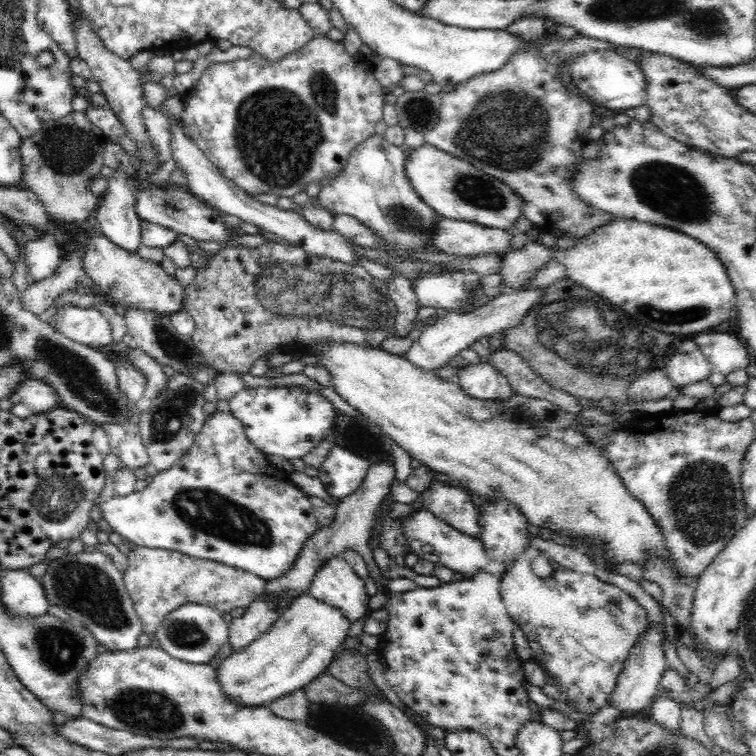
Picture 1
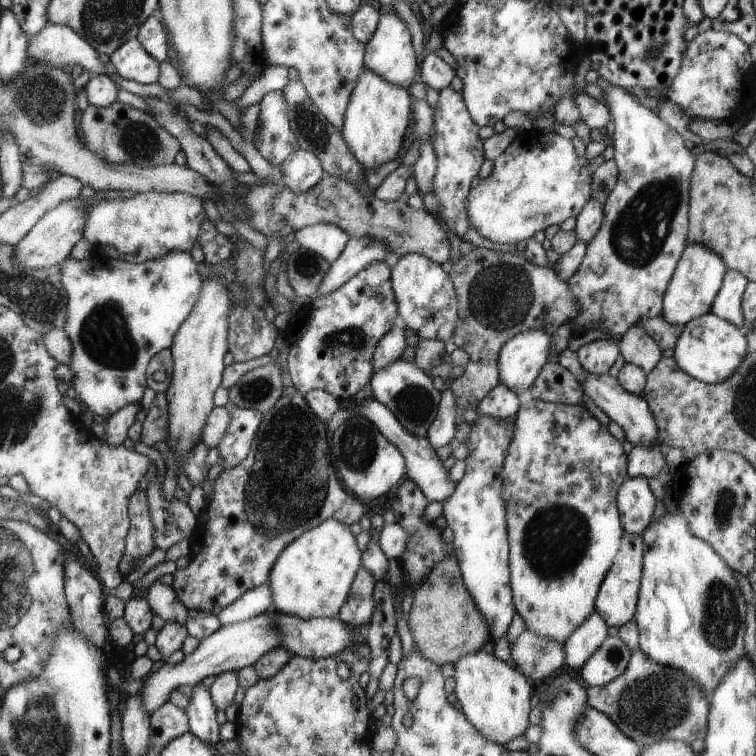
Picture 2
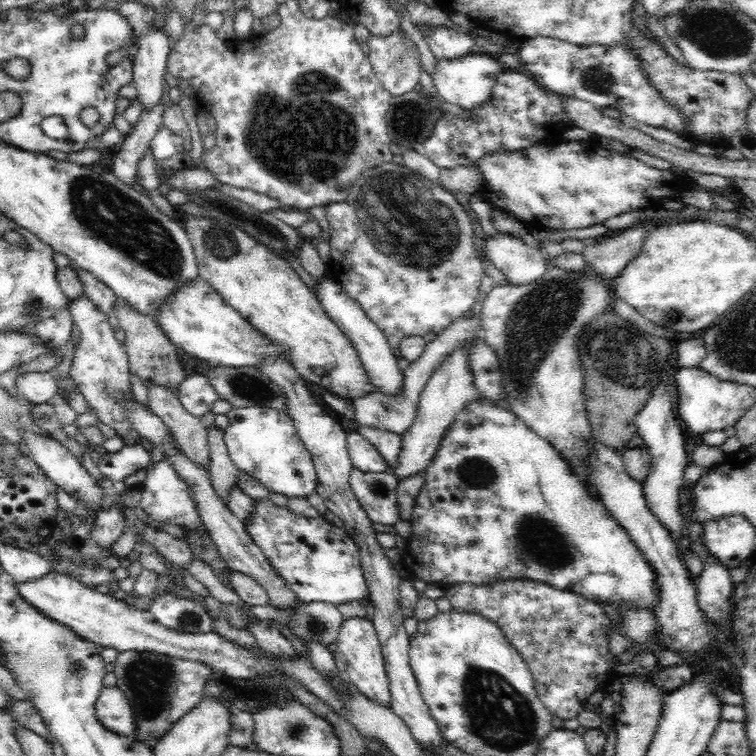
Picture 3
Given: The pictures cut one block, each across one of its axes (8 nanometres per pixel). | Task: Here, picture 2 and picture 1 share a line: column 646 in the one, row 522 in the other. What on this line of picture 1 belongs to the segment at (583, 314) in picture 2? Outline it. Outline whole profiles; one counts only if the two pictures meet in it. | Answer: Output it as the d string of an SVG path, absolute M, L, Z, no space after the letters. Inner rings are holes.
M215 411L205 418L192 446L168 470L158 472L142 492L115 495L102 503L102 517L113 532L138 547L174 550L194 557L210 559L228 567L248 571L266 582L286 576L300 555L301 548L318 529L309 496L289 480L289 473L276 467L254 445L231 411Z

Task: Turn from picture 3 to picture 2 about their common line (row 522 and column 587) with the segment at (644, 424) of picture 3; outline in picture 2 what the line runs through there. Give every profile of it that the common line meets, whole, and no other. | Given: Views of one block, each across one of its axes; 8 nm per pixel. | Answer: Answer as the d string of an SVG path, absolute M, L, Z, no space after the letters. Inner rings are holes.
M607 636L606 640L589 656L580 670L588 686L607 685L619 677L630 664L630 647L619 636Z

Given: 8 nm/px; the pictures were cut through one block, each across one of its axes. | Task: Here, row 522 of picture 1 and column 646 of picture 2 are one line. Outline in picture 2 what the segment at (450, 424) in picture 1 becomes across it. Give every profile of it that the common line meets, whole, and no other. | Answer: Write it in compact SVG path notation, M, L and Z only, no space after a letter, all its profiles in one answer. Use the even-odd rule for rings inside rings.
M677 509L674 514L667 514L652 526L643 532L643 541L647 543L646 552L643 553L643 578L642 588L639 590L639 602L636 609L635 621L639 628L639 649L644 651L645 655L650 656L657 663L664 666L669 666L679 671L684 671L691 679L698 683L700 687L706 692L707 698L713 690L723 681L726 673L746 654L746 633L745 633L745 614L746 604L744 595L736 584L736 578L732 573L731 565L716 552L715 548L704 539L699 539L692 530L690 524L686 520L683 512Z

